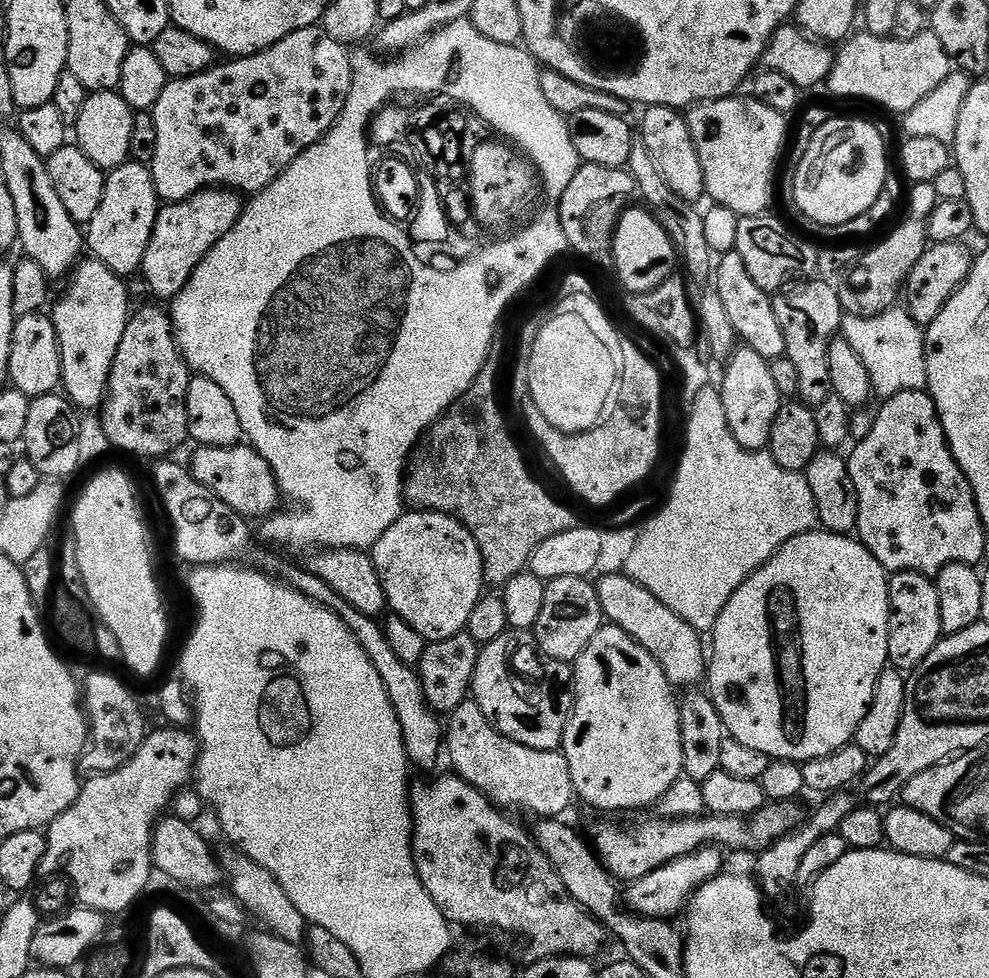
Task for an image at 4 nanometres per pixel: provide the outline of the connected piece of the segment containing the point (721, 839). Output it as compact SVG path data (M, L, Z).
M787 800L781 804L768 802L762 810L758 810L752 816L705 814L699 818L683 820L655 818L656 820L648 820L637 828L600 824L592 838L590 836L590 844L604 871L617 881L631 882L650 874L650 870L658 870L666 862L682 858L705 846L715 846L721 850L733 848L736 852L759 854L804 823L806 812L803 812L798 805L796 800Z

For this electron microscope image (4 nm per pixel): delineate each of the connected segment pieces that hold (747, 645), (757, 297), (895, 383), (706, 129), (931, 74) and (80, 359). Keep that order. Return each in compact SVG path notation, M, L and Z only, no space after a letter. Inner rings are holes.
M813 530L804 532L801 536L795 536L790 542L786 542L778 549L778 551L768 559L768 563L763 564L749 580L745 582L741 588L730 598L730 602L726 602L726 606L722 610L722 614L718 618L718 622L710 633L710 659L706 664L706 694L714 702L714 706L718 710L718 714L724 723L724 731L731 739L742 742L742 746L750 746L750 750L758 750L762 754L774 760L795 760L803 762L813 760L814 758L822 758L826 754L830 754L834 750L838 750L842 746L853 743L858 726L862 722L862 718L866 718L866 710L870 706L870 702L874 698L874 686L878 682L878 678L882 674L882 670L889 667L888 663L888 635L890 634L890 598L888 597L888 581L889 573L880 565L878 558L874 558L874 554L870 554L870 550L859 539L853 538L848 534L839 532L825 532L823 530Z
M734 250L723 253L714 264L714 289L722 298L727 317L736 331L736 339L741 345L754 354L762 354L766 361L777 360L784 355L786 338L782 334L782 326L778 326L778 317L774 314L773 293L762 290L754 278L750 278L750 270L746 270L746 262L742 262L742 254Z
M893 306L877 316L845 315L840 321L840 332L842 339L854 346L858 358L862 358L877 397L888 399L896 393L927 389L924 332L903 307Z
M729 98L726 100L705 100L704 103L695 105L687 113L686 119L688 122L688 129L694 138L694 146L698 150L698 158L702 162L702 174L704 175L704 190L710 197L713 196L715 203L722 208L729 208L734 210L737 216L759 216L767 213L768 199L772 196L772 175L776 172L776 163L780 160L780 151L784 148L784 139L789 139L790 128L788 132L789 121L782 114L778 114L778 110L770 110L770 106L766 106L762 102L758 102L755 98L747 98L748 100L740 100L741 98Z
M930 30L918 34L918 38L898 40L887 36L871 36L869 32L861 31L853 34L839 45L832 62L832 73L828 75L826 88L829 88L836 96L853 96L856 100L873 100L892 112L903 114L914 110L926 94L931 94L941 82L954 70L952 57L946 54L942 42Z
M84 258L77 263L67 277L68 289L50 308L54 330L60 347L60 379L63 395L77 409L99 409L108 395L108 375L114 366L114 354L126 334L130 315L128 288L125 277L114 274L95 258Z

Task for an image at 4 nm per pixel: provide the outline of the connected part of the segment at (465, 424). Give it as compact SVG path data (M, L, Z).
M495 363L484 365L478 378L461 400L457 400L416 445L404 477L404 499L409 509L417 512L441 512L453 516L474 534L478 550L484 559L484 578L489 585L503 586L519 572L528 568L528 559L546 538L577 527L576 516L564 504L559 504L532 477L518 445L512 441L500 404L496 401Z

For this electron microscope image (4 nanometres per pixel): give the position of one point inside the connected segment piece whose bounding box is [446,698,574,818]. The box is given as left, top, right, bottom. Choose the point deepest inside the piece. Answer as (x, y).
(510, 775)

